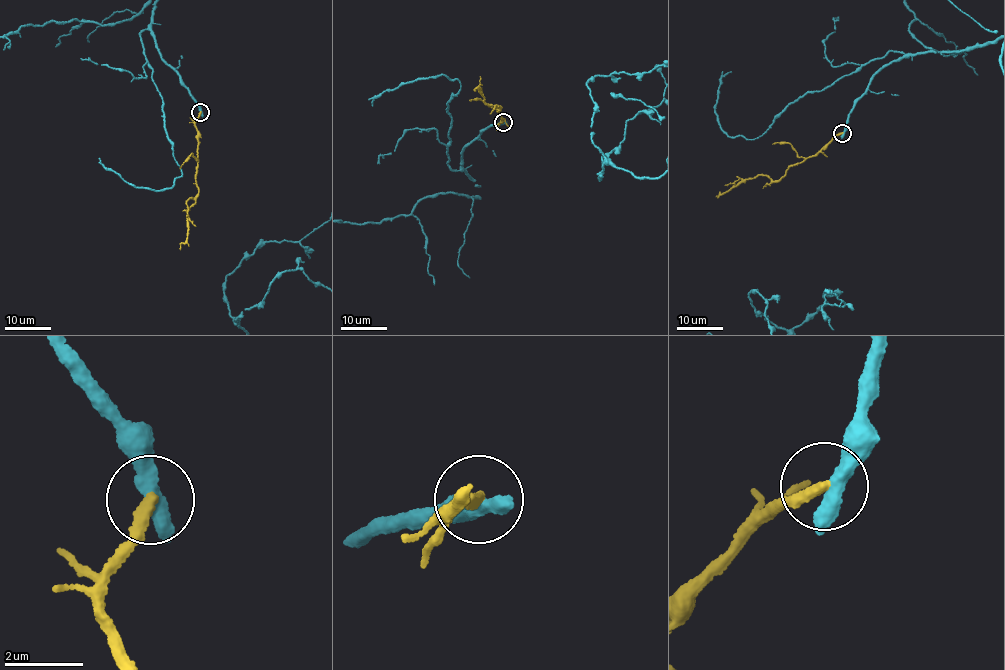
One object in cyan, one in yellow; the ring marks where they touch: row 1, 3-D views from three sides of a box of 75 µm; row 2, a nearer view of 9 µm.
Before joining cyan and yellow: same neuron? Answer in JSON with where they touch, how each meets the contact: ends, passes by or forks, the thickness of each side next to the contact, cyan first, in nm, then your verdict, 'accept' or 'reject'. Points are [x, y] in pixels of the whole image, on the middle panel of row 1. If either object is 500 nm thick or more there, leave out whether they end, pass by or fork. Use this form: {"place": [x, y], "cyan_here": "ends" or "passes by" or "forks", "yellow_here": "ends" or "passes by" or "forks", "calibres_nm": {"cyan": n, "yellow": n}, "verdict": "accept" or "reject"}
{"place": [503, 122], "cyan_here": "passes by", "yellow_here": "ends", "calibres_nm": {"cyan": 400, "yellow": 320}, "verdict": "reject"}

